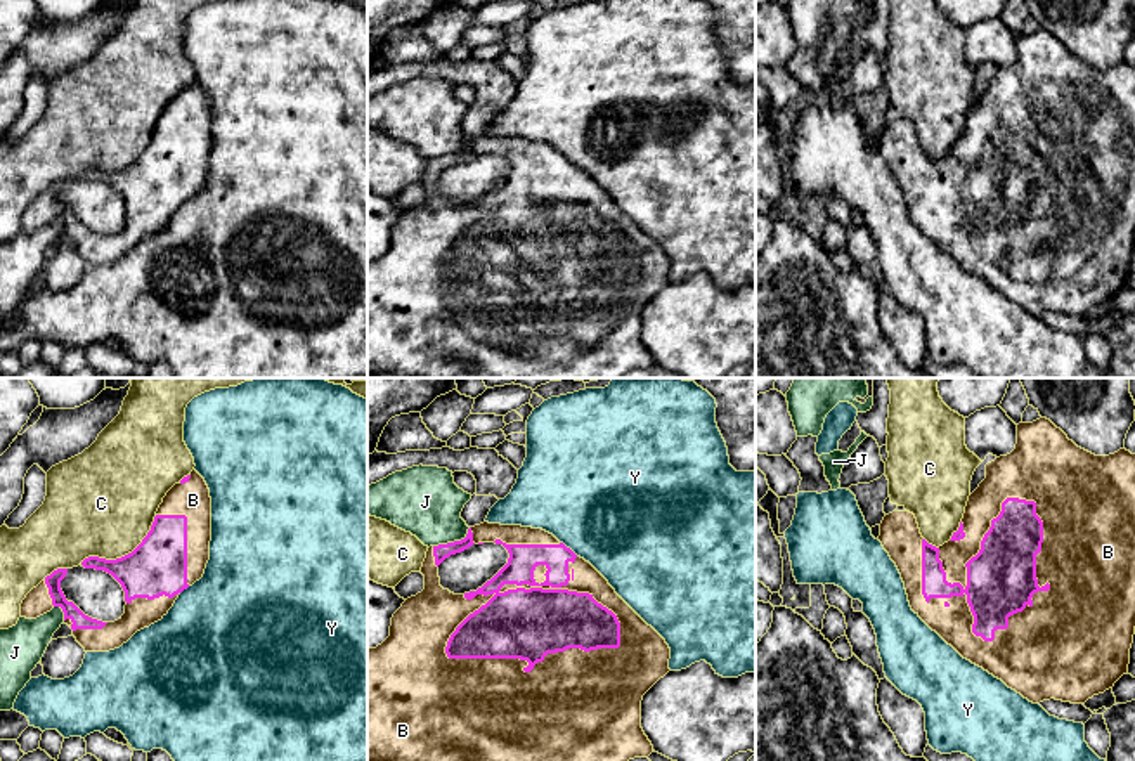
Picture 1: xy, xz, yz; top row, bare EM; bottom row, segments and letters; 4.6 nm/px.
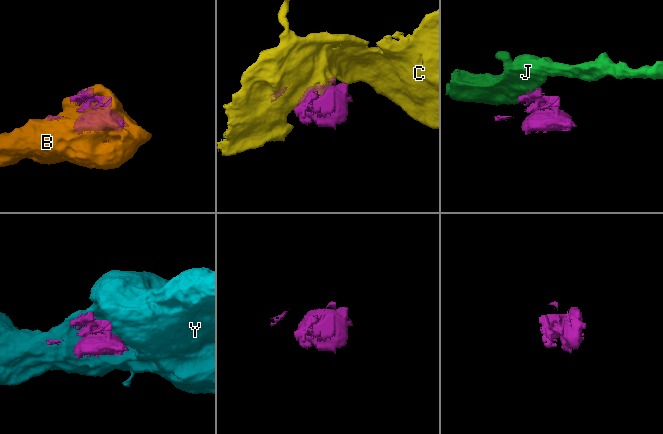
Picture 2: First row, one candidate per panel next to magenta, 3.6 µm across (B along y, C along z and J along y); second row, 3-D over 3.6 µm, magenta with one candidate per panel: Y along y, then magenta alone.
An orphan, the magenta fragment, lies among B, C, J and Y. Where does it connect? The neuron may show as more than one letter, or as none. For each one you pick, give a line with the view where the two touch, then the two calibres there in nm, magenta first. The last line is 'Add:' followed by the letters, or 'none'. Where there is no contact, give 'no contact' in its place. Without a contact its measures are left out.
B: contact in xz; calibres 320 and 80 nm
Add: B

